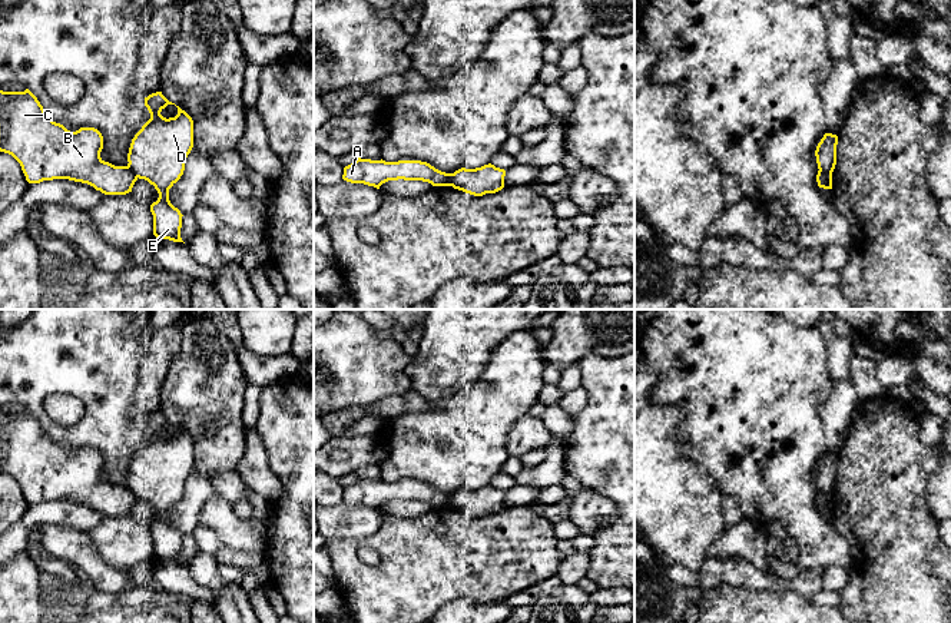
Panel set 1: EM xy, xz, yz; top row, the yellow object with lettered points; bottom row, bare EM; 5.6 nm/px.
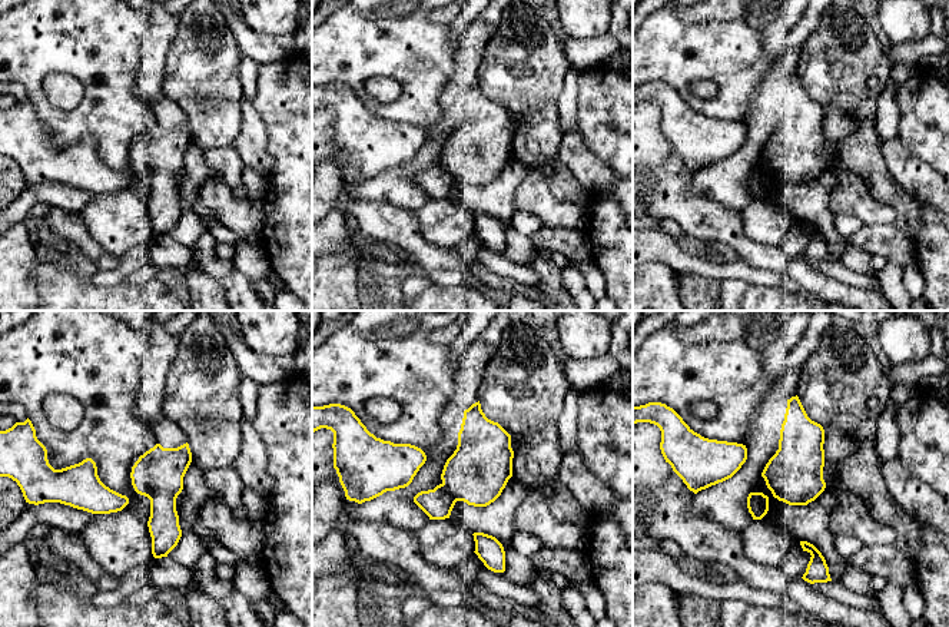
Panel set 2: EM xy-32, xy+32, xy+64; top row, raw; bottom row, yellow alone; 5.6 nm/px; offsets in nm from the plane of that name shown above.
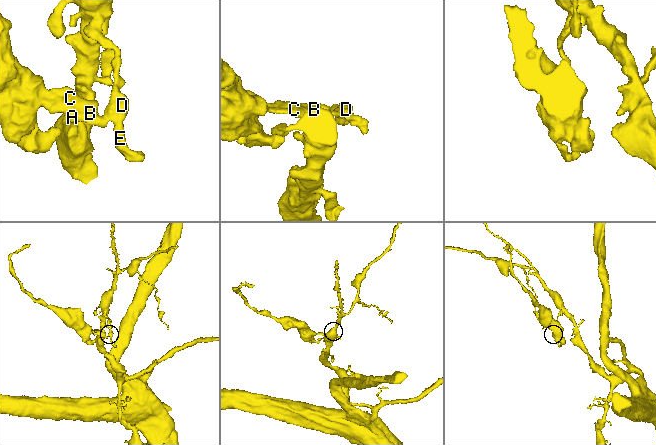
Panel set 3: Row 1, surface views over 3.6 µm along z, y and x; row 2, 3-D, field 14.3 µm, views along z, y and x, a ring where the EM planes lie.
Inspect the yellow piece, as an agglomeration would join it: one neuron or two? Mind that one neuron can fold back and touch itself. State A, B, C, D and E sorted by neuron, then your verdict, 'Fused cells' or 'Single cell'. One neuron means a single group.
Groups: A B C / D E. Fused cells

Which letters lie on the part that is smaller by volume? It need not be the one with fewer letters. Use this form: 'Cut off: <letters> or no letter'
Cut off: A, B, C

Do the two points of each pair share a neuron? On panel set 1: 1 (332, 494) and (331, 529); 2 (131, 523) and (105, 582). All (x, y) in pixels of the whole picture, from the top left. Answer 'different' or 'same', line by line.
1: different
2: different

